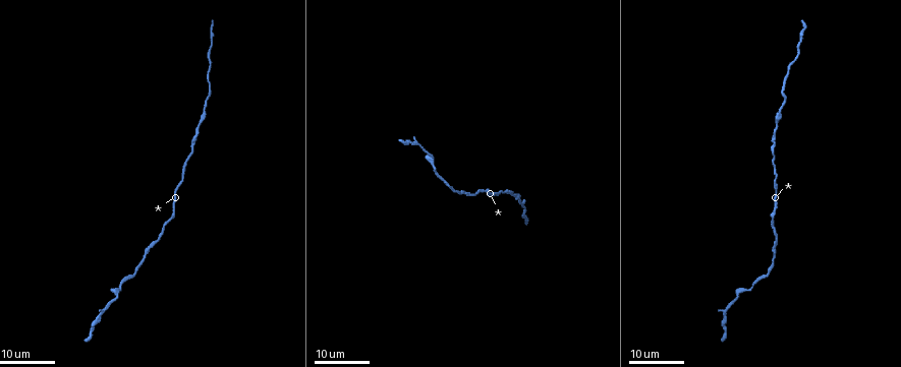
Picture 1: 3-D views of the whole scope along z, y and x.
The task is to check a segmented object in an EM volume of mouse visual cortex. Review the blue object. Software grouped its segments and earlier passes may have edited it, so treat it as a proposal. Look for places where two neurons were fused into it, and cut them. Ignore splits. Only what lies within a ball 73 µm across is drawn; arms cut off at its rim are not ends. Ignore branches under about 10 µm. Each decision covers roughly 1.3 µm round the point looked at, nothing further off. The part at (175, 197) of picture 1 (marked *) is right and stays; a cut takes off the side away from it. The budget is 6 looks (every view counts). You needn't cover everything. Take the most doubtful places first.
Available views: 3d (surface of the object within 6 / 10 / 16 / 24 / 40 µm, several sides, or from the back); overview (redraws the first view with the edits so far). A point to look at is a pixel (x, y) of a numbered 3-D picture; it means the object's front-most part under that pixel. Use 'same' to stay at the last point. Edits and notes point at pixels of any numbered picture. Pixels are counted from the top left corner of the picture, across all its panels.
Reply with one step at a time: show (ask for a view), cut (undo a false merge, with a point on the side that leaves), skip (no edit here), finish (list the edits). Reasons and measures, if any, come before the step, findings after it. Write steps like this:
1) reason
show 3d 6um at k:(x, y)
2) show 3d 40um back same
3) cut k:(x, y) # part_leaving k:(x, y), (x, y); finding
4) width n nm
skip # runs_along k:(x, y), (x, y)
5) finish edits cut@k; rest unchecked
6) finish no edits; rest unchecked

sudden change in width
show 3d 24um at 1:(738, 295)

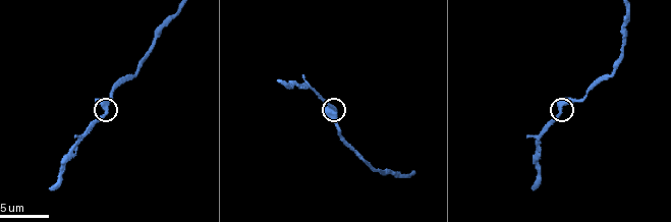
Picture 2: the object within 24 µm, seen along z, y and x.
show 3d 6um at 2:(334, 109)

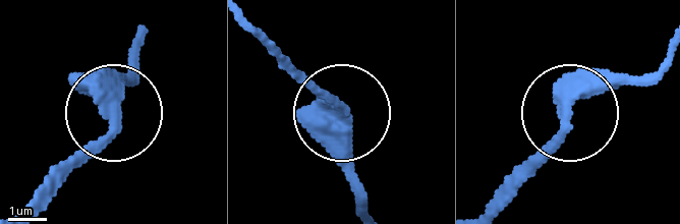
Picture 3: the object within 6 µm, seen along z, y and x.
skip # runs_along 3:(365, 206), (343, 112), (284, 54); one neuron here

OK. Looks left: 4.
calibre changes
show 3d 16um at 1:(771, 150)

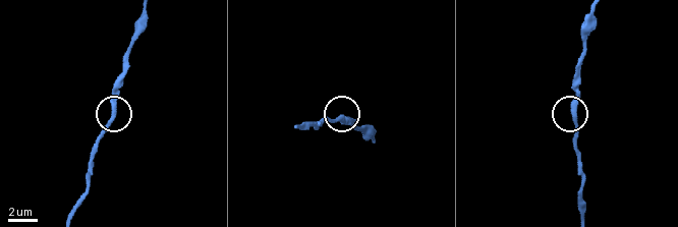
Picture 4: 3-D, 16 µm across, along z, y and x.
show 3d 6um at 4:(113, 113)

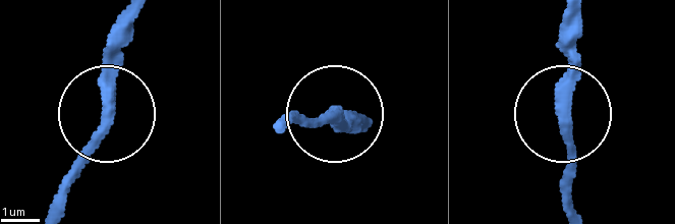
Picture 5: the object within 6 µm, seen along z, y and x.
width 330 nm
skip # all the same neuron

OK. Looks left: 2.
show 3d 16um at 1:(199, 120)

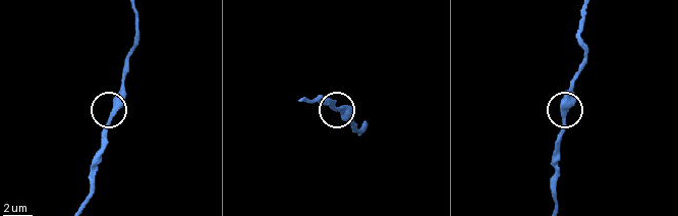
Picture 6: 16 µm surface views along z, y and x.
show 3d 6um at 6:(338, 108)

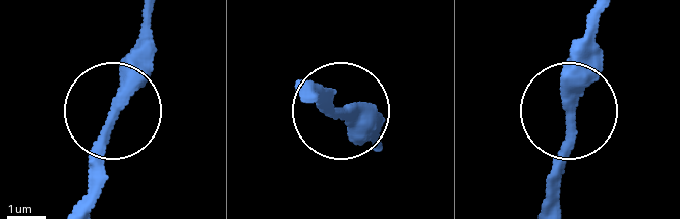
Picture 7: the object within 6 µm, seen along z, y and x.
skip # runs_along 7:(551, 203), (597, 31); all the same neuron

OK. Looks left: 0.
finish no edits; rest unchecked

